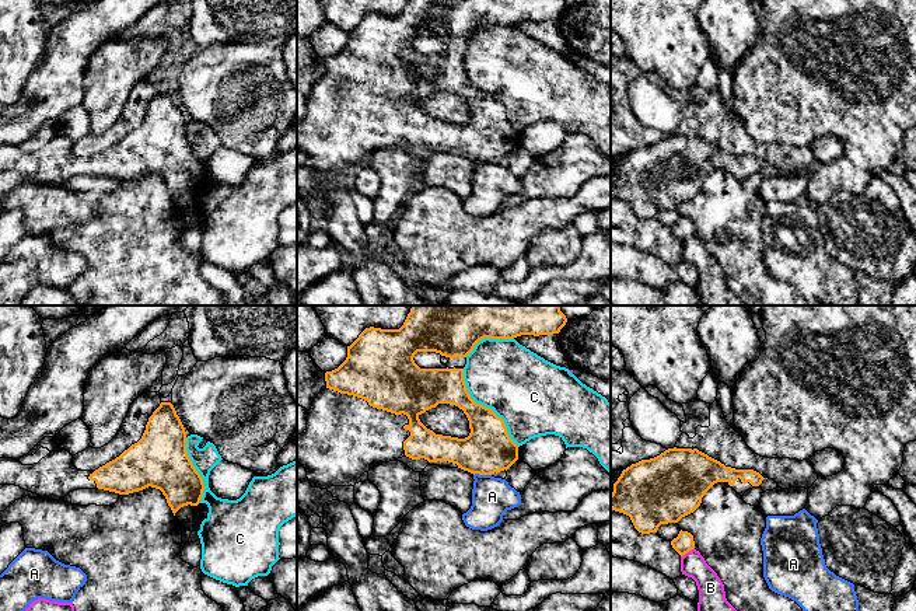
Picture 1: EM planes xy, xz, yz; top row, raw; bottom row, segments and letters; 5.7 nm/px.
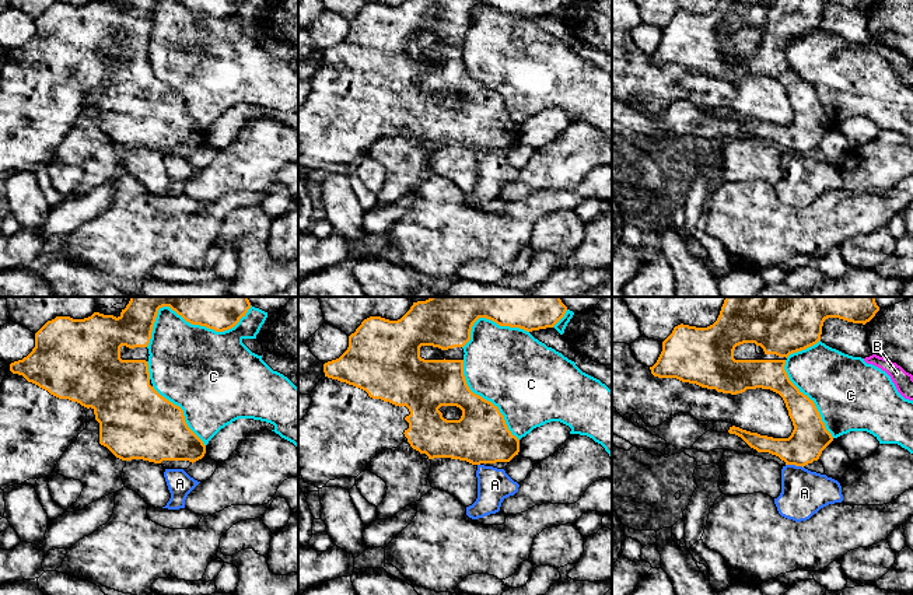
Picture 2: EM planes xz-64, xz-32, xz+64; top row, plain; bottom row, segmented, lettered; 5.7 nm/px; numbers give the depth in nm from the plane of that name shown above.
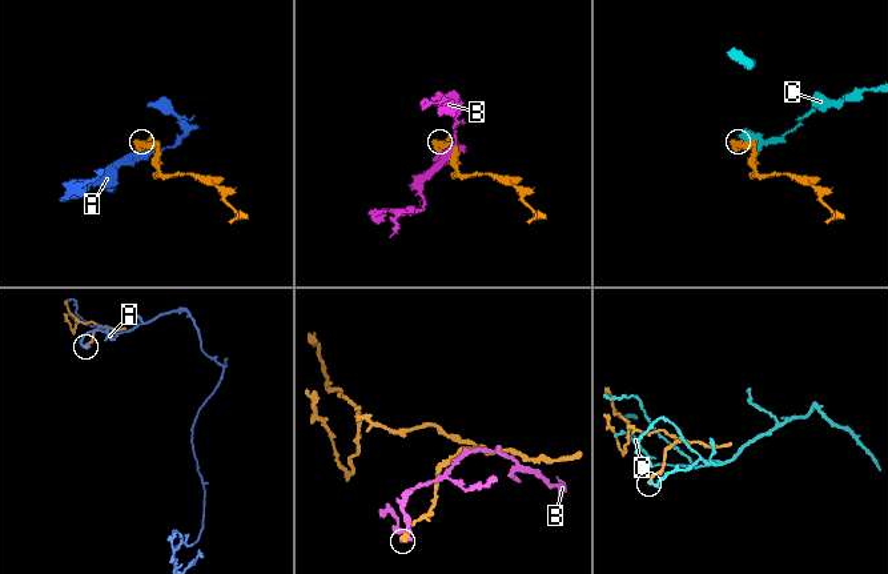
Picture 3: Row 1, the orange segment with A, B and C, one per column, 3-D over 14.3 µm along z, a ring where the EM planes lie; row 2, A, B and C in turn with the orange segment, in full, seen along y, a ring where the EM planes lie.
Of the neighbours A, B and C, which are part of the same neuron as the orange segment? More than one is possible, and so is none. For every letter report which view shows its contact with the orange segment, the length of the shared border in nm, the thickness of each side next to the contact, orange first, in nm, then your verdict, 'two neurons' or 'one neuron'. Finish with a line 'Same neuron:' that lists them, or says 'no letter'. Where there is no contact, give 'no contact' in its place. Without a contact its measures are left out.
A: contact in xz; length 100 nm; calibres 280 and 220 nm; two neurons
B: contact in yz; length 100 nm; calibres 110 and 150 nm; two neurons
C: contact in xz; length 550 nm; calibres 280 and 420 nm; two neurons
Same neuron: no letter

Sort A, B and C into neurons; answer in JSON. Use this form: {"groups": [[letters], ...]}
{"groups": [["A"], ["B"], ["C"]]}

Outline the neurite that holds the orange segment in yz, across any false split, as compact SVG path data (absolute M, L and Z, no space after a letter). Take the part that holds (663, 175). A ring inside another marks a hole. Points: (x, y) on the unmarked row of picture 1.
M668 135L660 142L641 146L622 157L611 179L611 196L630 203L641 220L657 219L661 210L678 209L693 199L705 179L717 168L728 170L738 181L759 172L763 163L754 156L735 156L698 135Z

